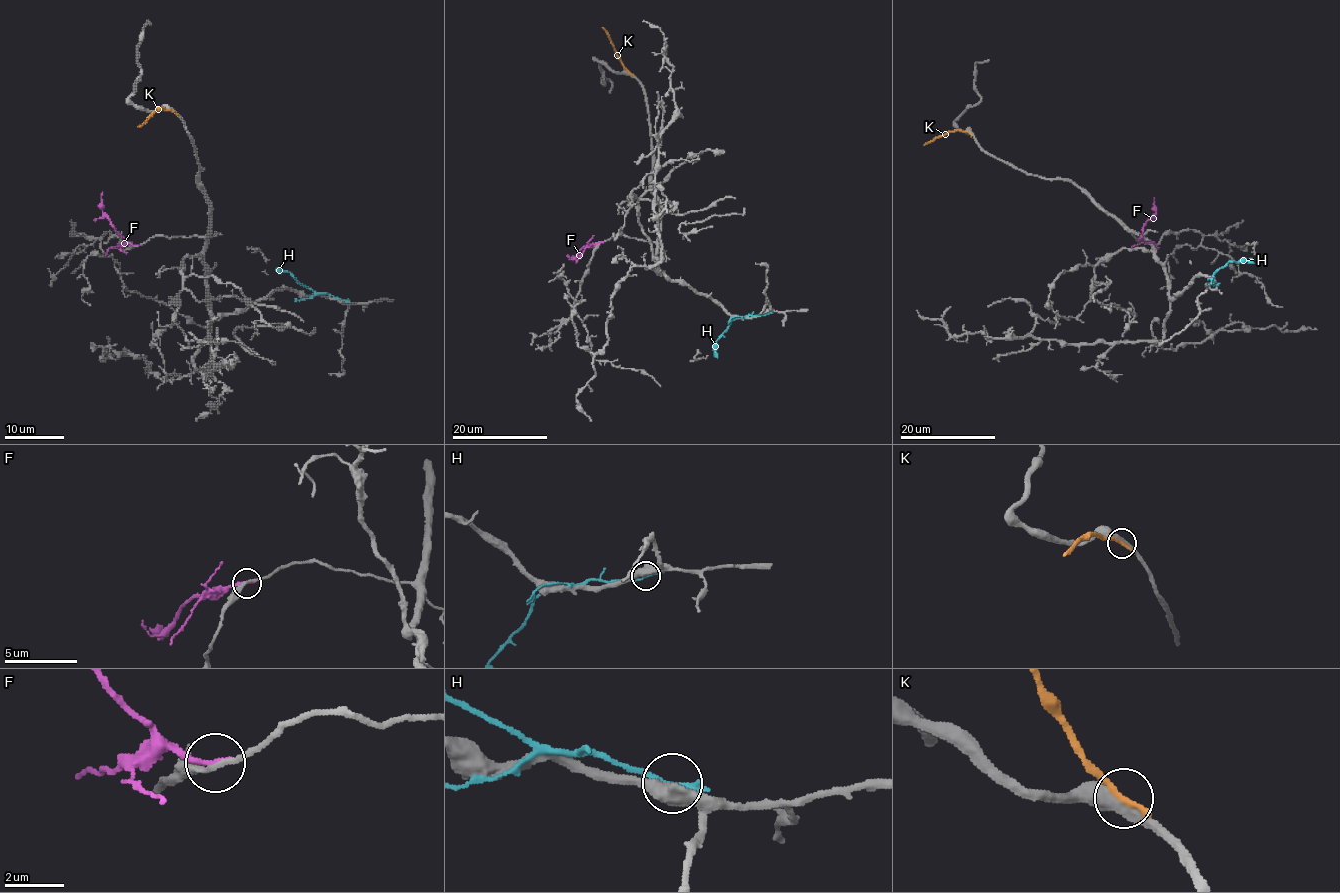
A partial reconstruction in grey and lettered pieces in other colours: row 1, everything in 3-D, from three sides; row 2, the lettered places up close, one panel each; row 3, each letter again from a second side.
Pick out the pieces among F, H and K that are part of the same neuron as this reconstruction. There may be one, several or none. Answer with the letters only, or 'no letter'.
K

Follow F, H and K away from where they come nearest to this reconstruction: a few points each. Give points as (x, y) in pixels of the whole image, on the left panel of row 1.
F: (136, 245), (130, 245), (102, 211), (102, 192)
H: (342, 300), (317, 294), (300, 285), (289, 272), (278, 270), (281, 273)
K: (173, 112), (163, 107), (157, 109), (138, 127)

